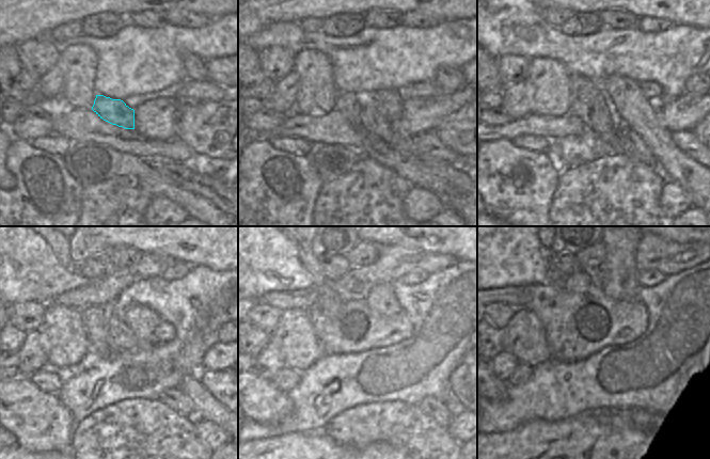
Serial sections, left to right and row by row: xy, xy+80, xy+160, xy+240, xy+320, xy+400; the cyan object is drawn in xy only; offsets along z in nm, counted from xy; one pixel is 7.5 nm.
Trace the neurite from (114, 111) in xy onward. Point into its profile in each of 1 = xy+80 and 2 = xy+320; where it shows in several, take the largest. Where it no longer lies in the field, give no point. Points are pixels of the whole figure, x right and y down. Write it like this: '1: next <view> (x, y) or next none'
1: next xy+80 (373, 121)
2: next xy+320 (436, 409)

